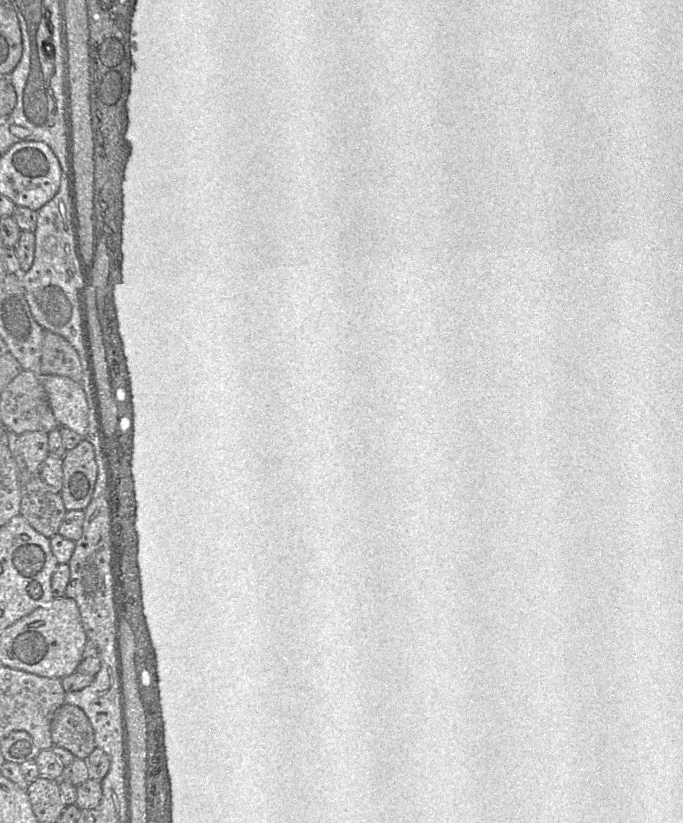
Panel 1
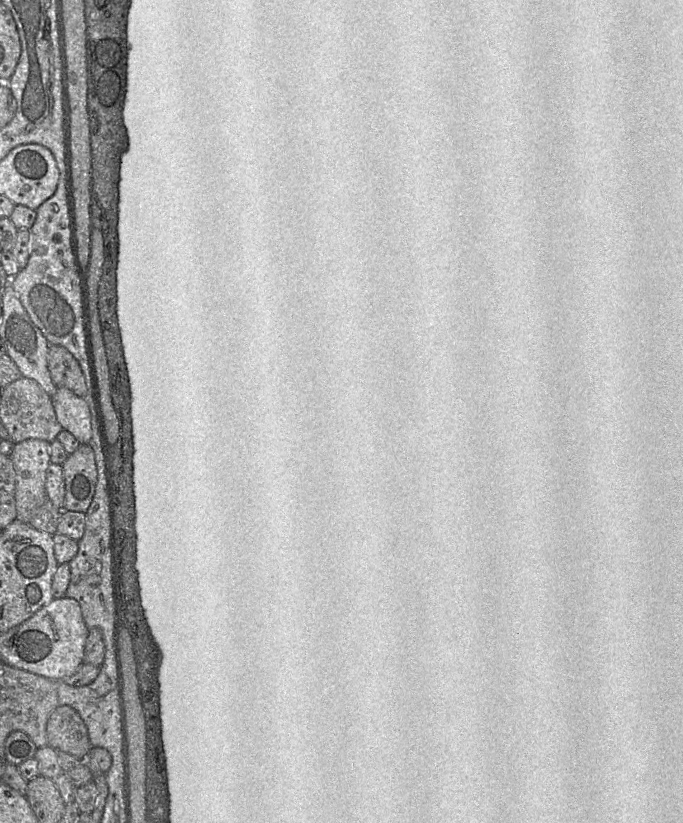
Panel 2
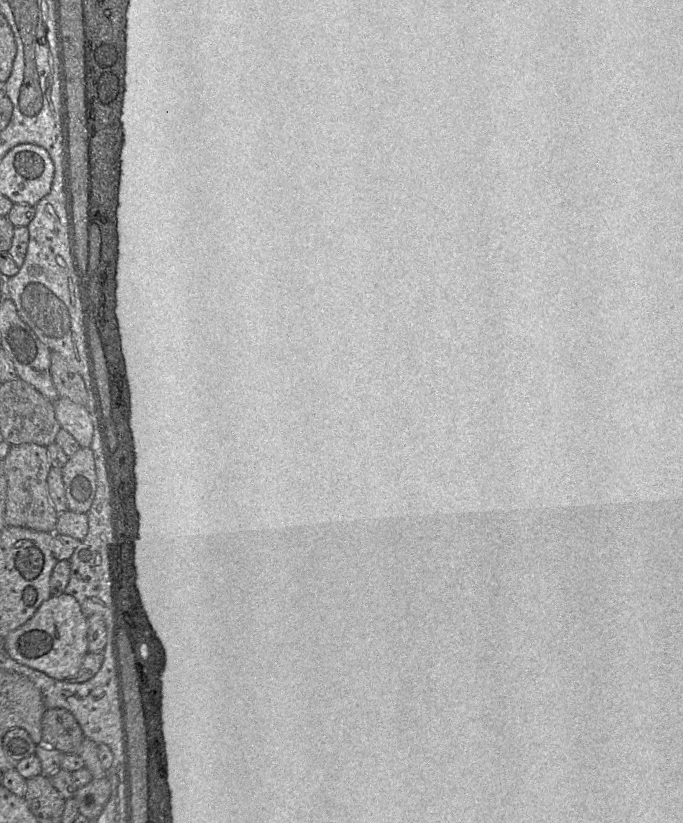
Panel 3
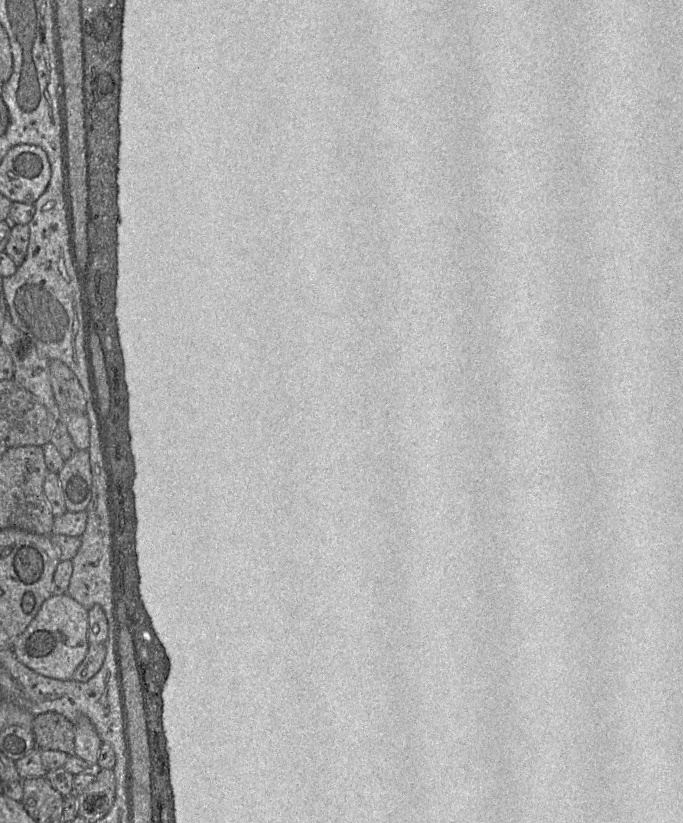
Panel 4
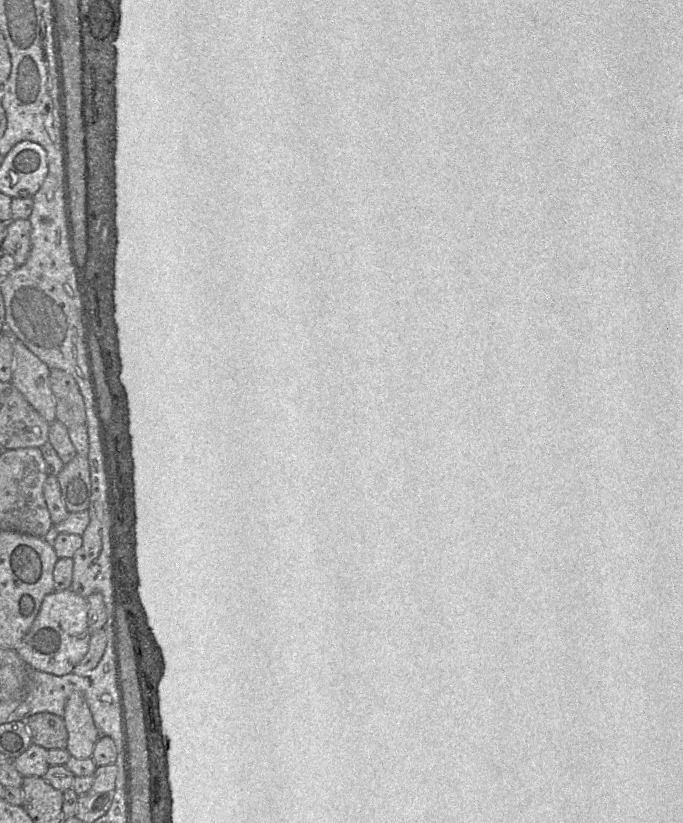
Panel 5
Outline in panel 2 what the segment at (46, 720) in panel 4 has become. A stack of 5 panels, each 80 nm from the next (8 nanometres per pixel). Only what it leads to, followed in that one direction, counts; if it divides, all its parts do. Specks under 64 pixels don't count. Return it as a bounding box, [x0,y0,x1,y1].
[46,705,92,761]

